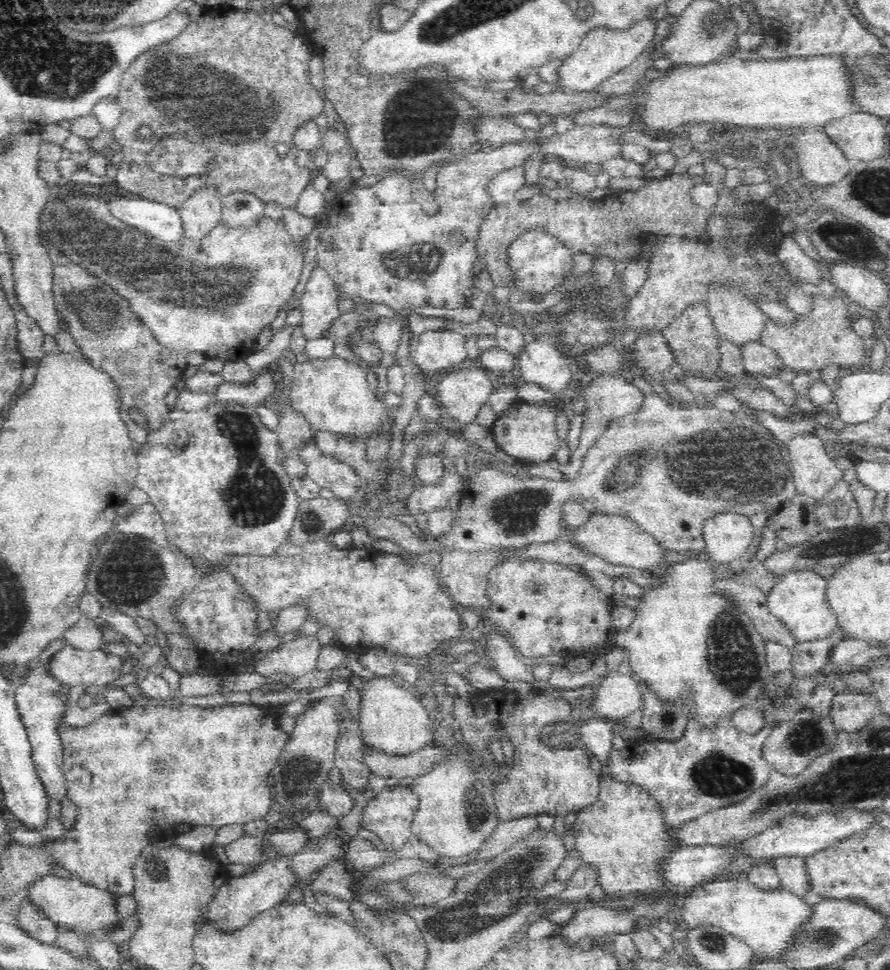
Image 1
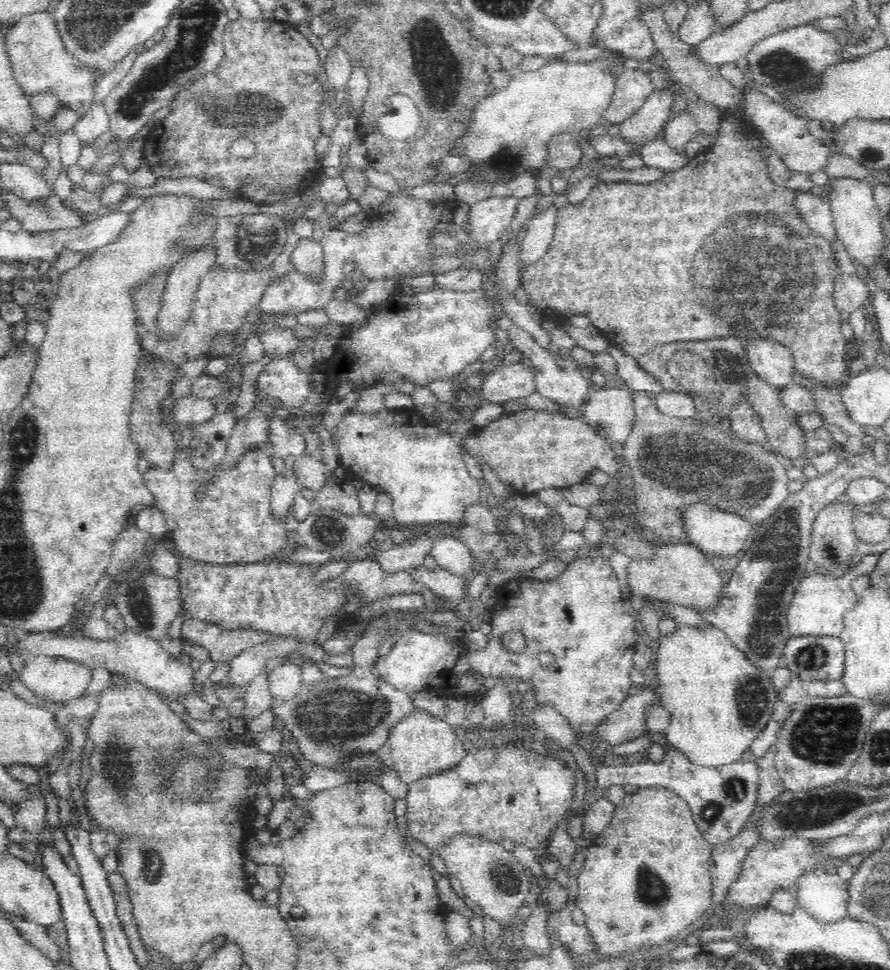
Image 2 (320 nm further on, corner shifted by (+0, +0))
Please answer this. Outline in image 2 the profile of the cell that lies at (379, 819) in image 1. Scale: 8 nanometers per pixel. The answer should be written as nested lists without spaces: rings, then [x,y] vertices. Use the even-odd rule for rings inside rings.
[[[497,741],[497,747],[488,743],[486,746],[472,748],[466,751],[464,758],[458,764],[445,770],[441,774],[424,777],[407,785],[406,830],[413,838],[432,850],[436,850],[452,835],[460,831],[470,831],[478,835],[492,837],[498,843],[507,838],[512,844],[524,844],[532,851],[540,848],[558,824],[566,818],[574,786],[578,784],[576,772],[558,759],[549,754],[525,748],[513,748],[507,743]]]

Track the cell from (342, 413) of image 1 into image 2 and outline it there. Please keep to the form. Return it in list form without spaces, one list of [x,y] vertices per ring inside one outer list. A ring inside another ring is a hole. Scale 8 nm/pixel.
[[[356,408],[347,410],[336,428],[330,433],[331,442],[339,454],[339,462],[350,476],[364,479],[378,491],[392,495],[394,502],[390,519],[401,527],[458,526],[464,524],[462,510],[470,504],[480,502],[481,485],[466,470],[466,465],[460,449],[462,441],[472,430],[471,421],[460,419],[449,425],[447,430],[441,430],[436,424],[420,426],[410,424],[408,418],[402,422],[402,414],[394,414],[393,410],[382,408],[376,414],[364,414]]]

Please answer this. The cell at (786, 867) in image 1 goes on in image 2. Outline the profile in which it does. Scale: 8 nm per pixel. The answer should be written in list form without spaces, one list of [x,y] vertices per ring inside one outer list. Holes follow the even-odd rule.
[[[814,868],[795,882],[796,902],[816,920],[837,921],[847,916],[847,886],[849,881],[837,873]]]

